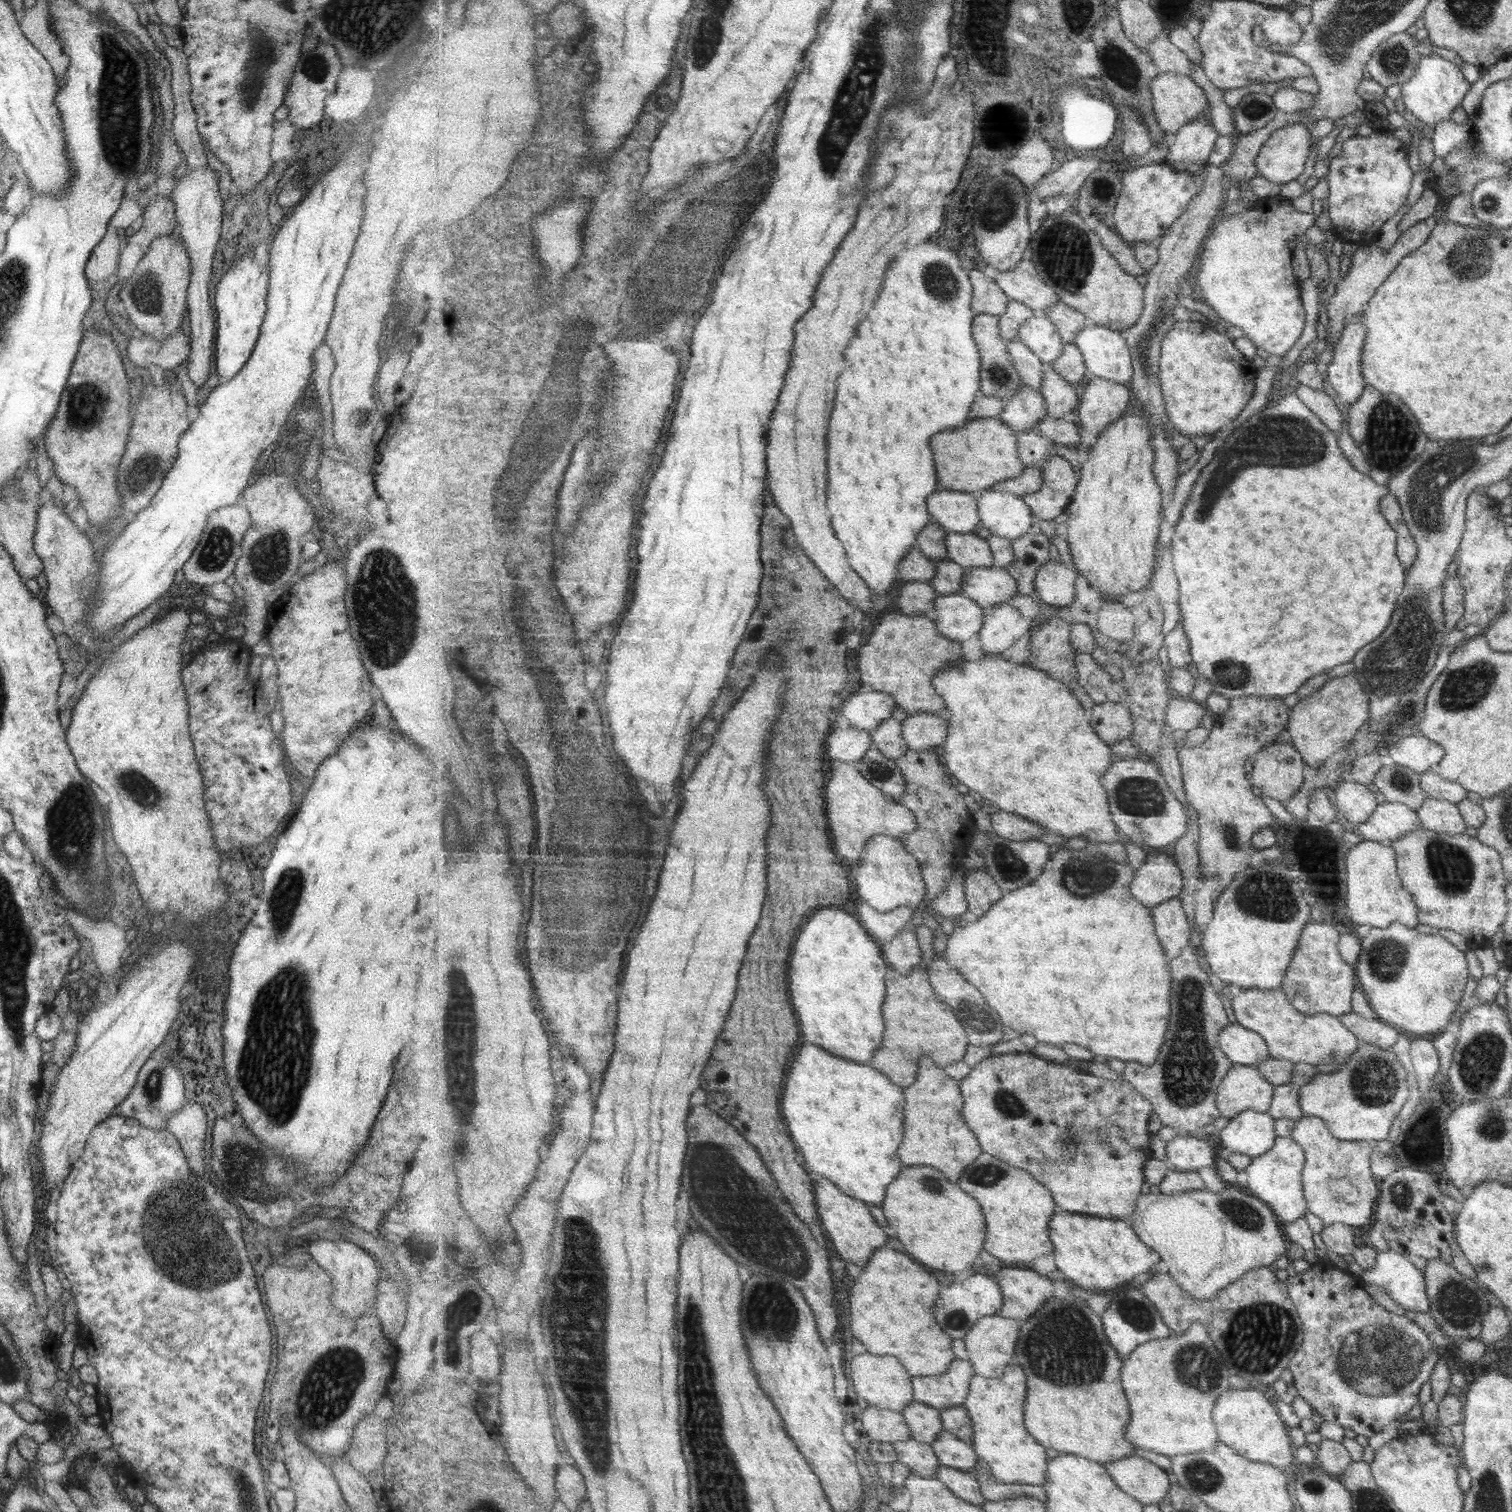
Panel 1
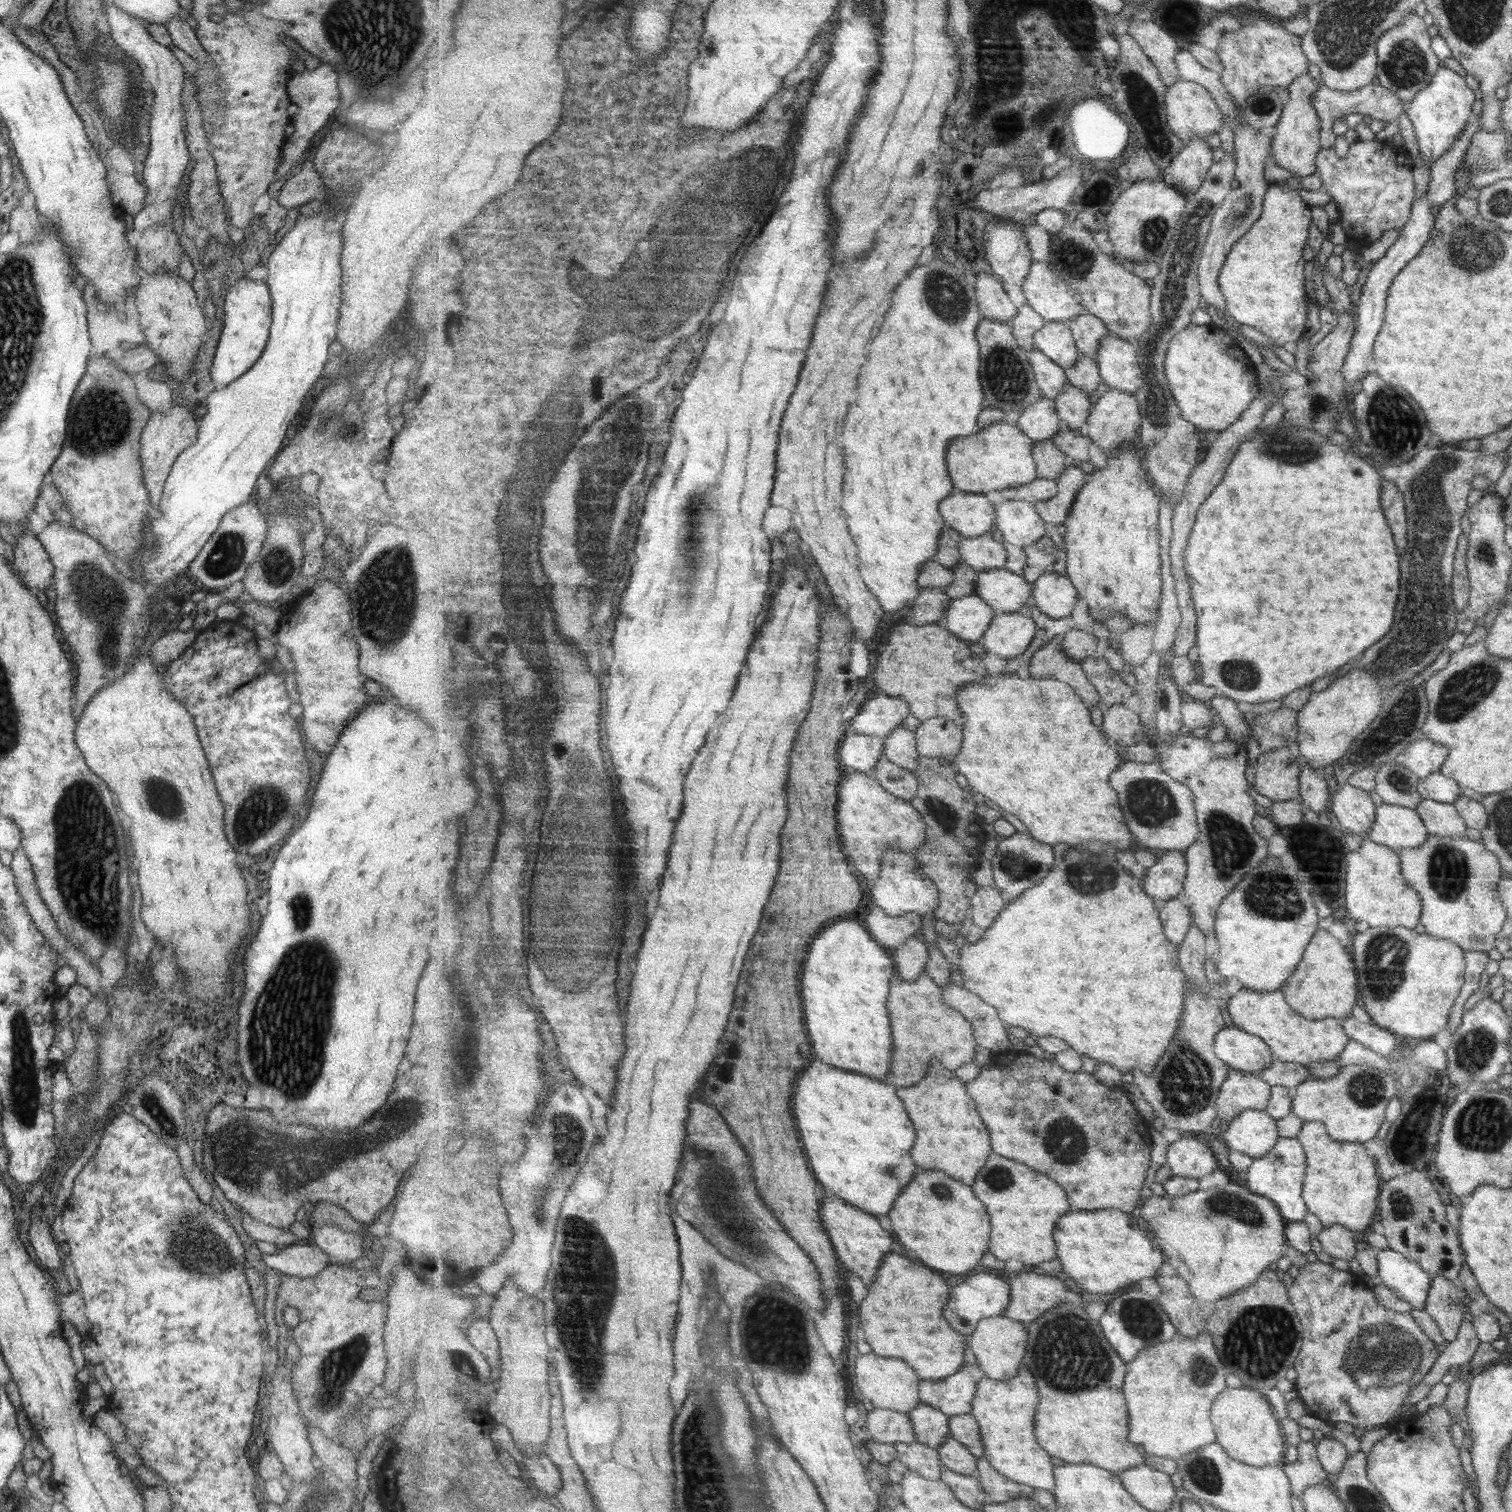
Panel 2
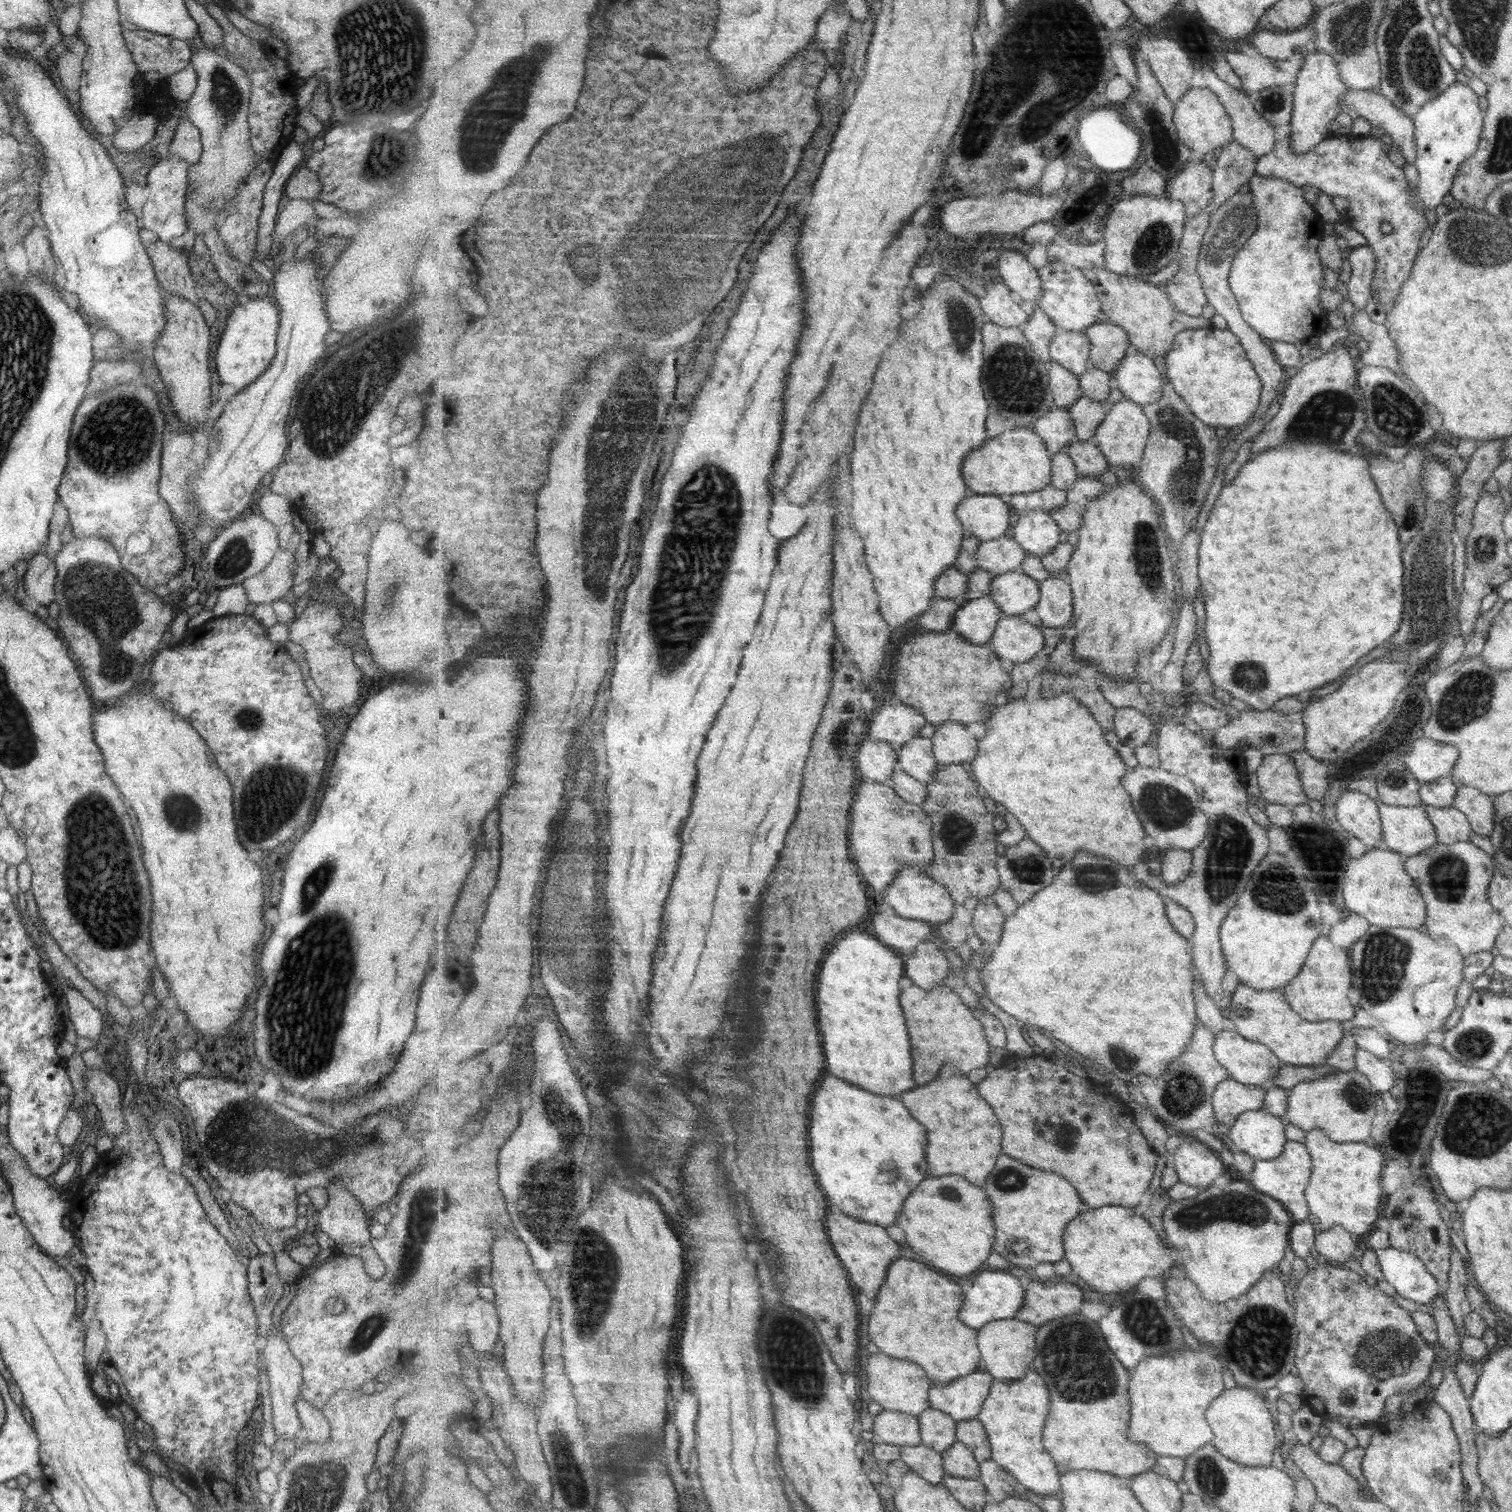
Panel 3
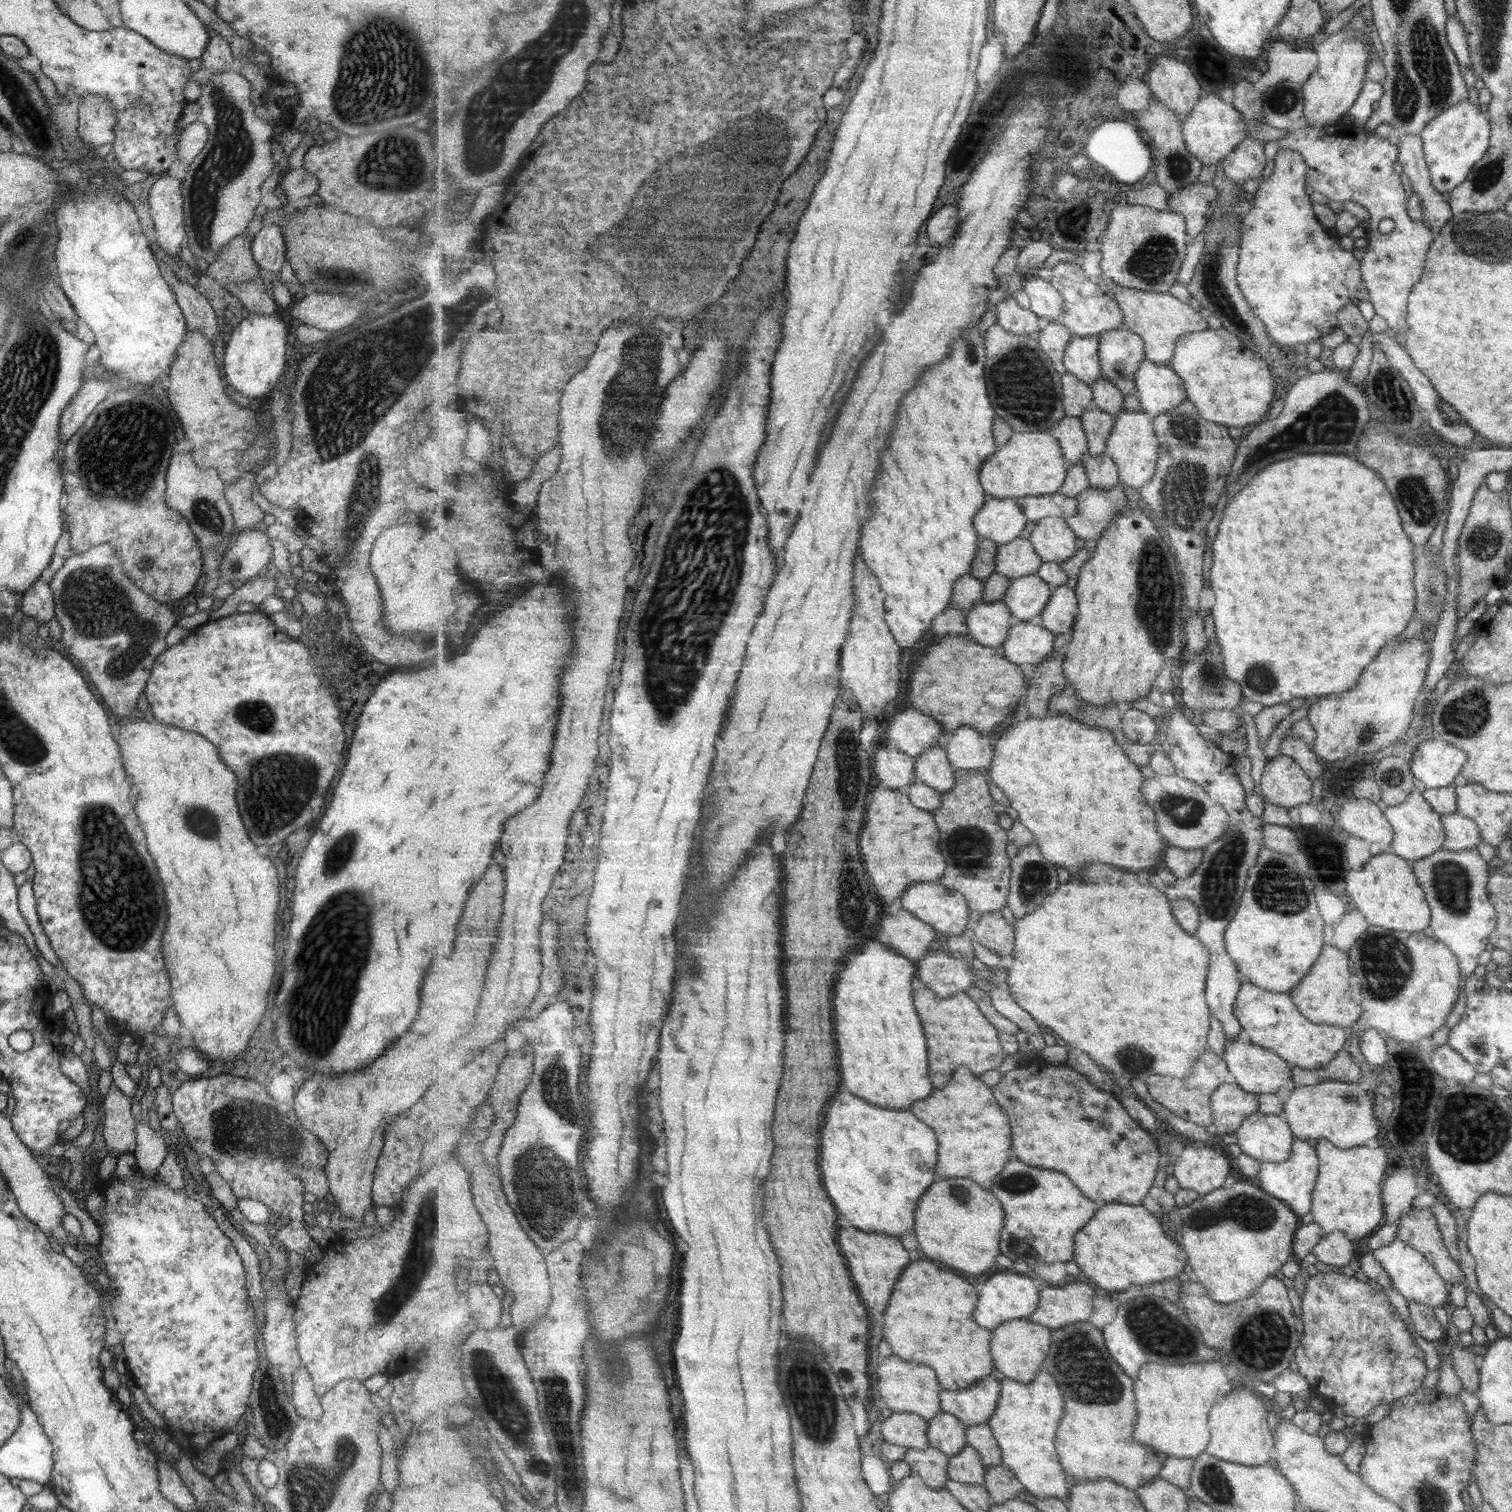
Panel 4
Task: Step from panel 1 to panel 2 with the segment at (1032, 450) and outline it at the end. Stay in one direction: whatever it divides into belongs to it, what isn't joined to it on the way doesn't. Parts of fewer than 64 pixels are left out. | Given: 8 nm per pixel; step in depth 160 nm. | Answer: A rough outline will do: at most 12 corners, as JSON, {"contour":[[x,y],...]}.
{"contour":[[1052,439],[1034,443],[1041,478],[1057,481],[1070,458]]}

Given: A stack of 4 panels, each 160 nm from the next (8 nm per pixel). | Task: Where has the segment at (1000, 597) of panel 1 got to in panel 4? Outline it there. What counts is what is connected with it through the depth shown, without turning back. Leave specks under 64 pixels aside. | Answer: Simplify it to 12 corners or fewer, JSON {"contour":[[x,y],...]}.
{"contour":[[1039,575],[1010,579],[1012,617],[1041,616],[1052,586]]}

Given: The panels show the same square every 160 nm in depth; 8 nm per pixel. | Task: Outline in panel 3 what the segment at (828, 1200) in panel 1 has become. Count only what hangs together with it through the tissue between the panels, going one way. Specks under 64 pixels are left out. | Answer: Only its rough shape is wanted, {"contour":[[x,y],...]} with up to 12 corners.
{"contour":[[830,1201],[826,1225],[853,1286],[875,1300],[906,1251]]}

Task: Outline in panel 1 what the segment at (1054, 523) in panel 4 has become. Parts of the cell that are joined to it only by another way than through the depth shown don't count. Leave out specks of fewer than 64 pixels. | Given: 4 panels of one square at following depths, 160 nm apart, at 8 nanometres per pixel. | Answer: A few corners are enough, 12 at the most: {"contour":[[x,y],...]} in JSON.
{"contour":[[993,489],[978,498],[981,526],[1015,540],[1036,521],[1016,494]]}

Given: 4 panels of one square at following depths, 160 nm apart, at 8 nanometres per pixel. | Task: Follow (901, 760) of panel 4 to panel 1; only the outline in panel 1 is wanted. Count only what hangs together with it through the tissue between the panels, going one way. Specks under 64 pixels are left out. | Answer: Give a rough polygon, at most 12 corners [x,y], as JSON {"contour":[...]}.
{"contour":[[833,727],[826,741],[830,760],[852,765],[871,746],[872,734]]}

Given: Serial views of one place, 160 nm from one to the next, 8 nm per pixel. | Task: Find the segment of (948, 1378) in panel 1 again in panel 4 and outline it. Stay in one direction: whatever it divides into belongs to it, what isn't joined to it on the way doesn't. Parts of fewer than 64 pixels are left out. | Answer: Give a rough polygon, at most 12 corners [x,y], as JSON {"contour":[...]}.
{"contour":[[989,1375],[965,1390],[943,1388],[942,1410],[967,1426],[995,1414],[1001,1383]]}

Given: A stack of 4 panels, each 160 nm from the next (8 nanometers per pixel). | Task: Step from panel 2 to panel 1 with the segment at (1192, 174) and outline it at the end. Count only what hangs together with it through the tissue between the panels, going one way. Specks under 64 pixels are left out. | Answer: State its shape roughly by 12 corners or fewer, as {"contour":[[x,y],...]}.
{"contour":[[1208,116],[1183,126],[1166,162],[1206,170],[1220,132]]}

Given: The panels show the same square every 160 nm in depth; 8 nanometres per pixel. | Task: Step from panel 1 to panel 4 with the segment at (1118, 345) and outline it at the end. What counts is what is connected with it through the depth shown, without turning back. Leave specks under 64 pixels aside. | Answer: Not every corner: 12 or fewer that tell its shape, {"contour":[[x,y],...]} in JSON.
{"contour":[[1145,359],[1136,374],[1152,418],[1187,400],[1172,366]]}

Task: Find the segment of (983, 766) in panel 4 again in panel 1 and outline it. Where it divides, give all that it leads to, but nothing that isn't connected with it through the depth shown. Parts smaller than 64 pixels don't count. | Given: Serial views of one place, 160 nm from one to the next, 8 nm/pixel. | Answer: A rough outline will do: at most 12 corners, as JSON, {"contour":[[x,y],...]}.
{"contour":[[935,713],[901,715],[915,751],[938,751],[949,734]]}

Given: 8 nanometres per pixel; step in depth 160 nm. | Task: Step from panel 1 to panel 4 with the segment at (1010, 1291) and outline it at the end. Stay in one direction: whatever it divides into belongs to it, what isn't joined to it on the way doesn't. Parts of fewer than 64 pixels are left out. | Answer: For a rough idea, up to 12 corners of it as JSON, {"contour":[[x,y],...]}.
{"contour":[[1071,1280],[1040,1289],[1029,1319],[1050,1329],[1087,1322],[1095,1290]]}

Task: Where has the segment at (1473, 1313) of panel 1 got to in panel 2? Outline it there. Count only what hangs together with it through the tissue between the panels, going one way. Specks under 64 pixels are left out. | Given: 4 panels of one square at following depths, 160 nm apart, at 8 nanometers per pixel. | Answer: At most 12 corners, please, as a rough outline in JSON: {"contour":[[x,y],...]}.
{"contour":[[1433,1276],[1423,1310],[1445,1342],[1470,1302],[1456,1281]]}

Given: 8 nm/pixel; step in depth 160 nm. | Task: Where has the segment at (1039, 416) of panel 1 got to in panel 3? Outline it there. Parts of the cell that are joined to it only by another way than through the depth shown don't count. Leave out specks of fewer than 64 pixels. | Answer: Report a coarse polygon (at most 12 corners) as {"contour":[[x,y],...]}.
{"contour":[[1055,407],[1036,420],[1033,430],[1052,455],[1076,437],[1073,415]]}

